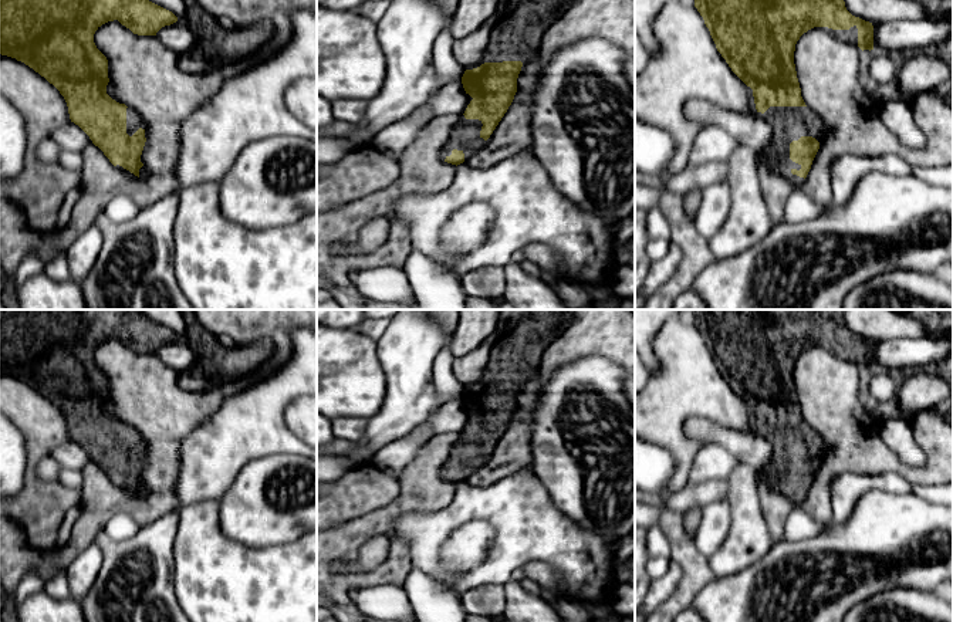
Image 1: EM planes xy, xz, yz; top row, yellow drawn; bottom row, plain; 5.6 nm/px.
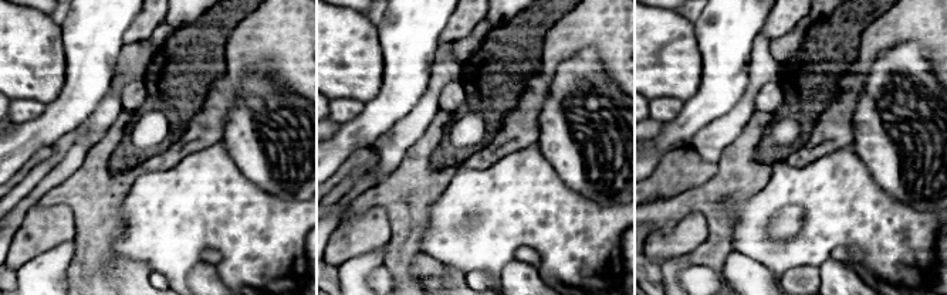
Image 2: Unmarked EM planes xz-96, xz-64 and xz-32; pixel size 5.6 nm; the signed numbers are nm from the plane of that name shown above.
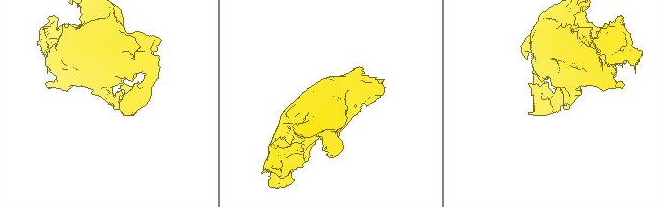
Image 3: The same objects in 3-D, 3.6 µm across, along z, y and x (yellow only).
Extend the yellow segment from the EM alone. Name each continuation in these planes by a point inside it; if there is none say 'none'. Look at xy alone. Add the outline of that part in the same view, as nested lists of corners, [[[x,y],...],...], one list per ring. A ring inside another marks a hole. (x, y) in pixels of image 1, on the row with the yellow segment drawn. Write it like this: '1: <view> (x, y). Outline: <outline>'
1: xy (134, 121). Outline: [[[126,108],[126,133],[132,136],[139,128],[145,129],[145,122],[135,109]]]

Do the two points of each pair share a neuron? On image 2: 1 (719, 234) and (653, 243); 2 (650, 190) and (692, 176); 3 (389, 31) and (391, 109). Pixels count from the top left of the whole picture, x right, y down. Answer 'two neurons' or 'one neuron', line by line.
1: one neuron
2: one neuron
3: one neuron

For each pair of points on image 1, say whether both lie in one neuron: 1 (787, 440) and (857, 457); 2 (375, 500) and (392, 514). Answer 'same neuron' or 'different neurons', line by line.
1: different neurons
2: different neurons

